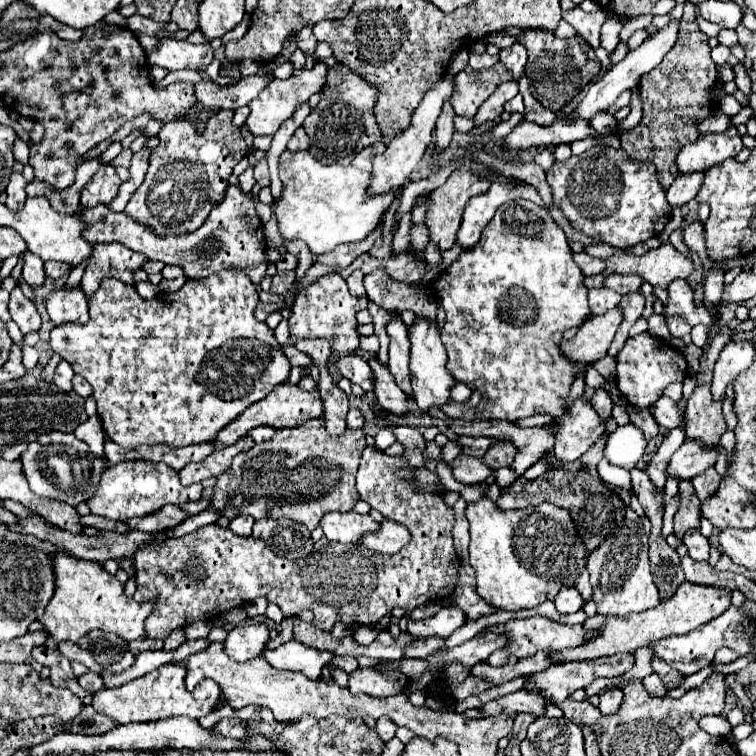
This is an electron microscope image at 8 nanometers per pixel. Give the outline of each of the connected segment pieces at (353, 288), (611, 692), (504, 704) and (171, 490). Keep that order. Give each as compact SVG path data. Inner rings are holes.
M356 269L348 279L348 287L350 287L350 293L356 295L356 297L364 297L366 295L366 289L364 289L364 275L360 269Z
M612 687L612 689L602 691L598 707L600 707L602 715L610 715L612 711L616 711L616 707L620 707L620 703L622 703L622 689L620 687Z
M514 691L514 693L508 693L500 699L494 699L490 703L484 703L478 711L486 717L486 715L500 715L500 713L506 713L506 715L514 715L514 713L532 713L536 717L542 717L544 715L544 707L546 707L546 701L542 695L538 693L528 693L528 691Z
M124 461L118 465L112 465L102 471L100 483L96 487L94 497L90 497L86 503L94 515L102 515L106 519L114 521L128 521L132 517L144 517L152 511L158 511L160 507L168 503L186 503L196 501L202 495L202 485L190 485L182 487L178 473L164 465L164 463L152 463L152 461Z

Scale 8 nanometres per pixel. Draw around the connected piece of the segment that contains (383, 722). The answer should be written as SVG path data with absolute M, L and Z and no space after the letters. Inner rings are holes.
M380 717L380 719L376 721L376 733L378 733L378 737L380 737L384 743L388 743L388 741L394 737L394 733L396 733L396 725L394 725L388 717Z

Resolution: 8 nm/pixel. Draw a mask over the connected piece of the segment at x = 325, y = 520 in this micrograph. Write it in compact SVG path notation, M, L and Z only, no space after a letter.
M330 511L320 519L320 527L328 541L358 543L360 535L374 531L378 523L370 515L360 515L354 511L348 511L348 513Z

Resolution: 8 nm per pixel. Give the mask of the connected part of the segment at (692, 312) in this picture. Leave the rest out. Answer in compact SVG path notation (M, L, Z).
M674 279L668 287L668 301L664 305L664 317L682 317L688 325L712 325L714 315L704 305L694 305L692 287L684 279Z

